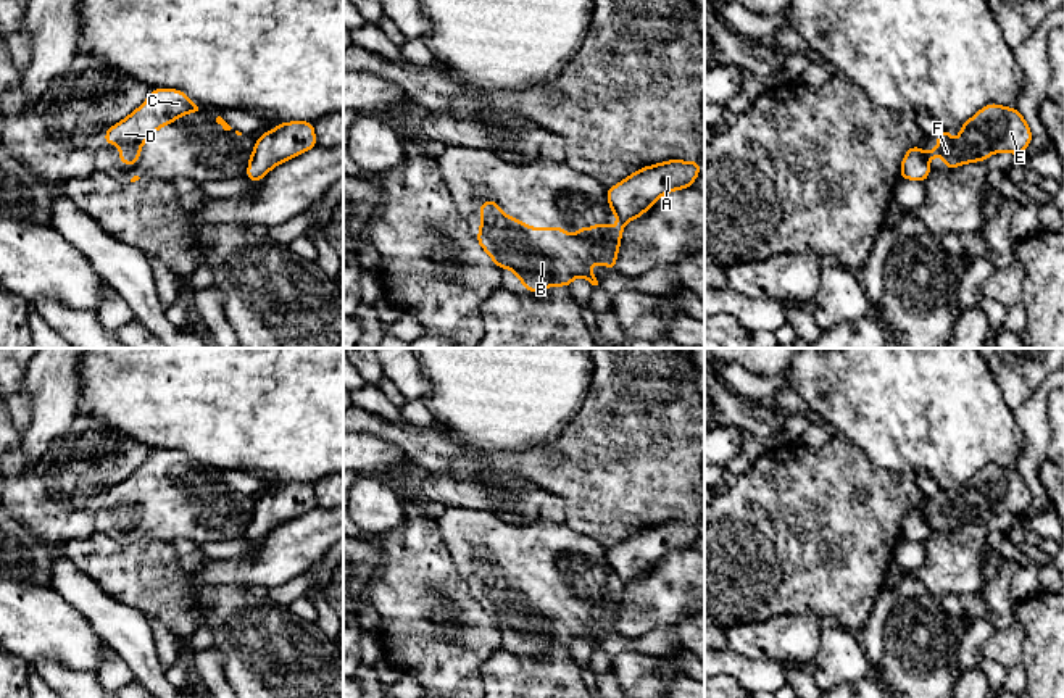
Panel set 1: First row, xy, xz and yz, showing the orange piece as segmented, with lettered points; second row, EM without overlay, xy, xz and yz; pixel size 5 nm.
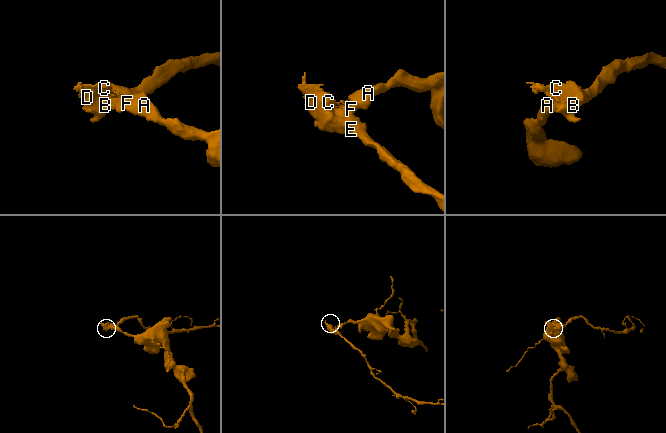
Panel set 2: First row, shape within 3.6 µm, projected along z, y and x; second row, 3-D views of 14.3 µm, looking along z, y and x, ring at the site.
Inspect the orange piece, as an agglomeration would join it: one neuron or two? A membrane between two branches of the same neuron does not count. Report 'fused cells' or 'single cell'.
fused cells

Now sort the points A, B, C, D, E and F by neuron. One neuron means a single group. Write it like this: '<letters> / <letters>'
A / B C D E F

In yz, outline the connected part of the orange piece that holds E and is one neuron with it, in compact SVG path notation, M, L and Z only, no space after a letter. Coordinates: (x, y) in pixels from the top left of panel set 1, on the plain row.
M990 464L964 484L956 503L951 493L943 490L937 500L938 508L924 513L924 519L930 522L933 517L941 517L945 530L953 530L959 526L985 522L1000 513L1020 516L1030 506L1032 493L1016 469Z

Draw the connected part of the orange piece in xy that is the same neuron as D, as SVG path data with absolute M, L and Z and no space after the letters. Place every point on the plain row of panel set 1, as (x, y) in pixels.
M153 450L150 458L127 479L105 492L105 505L119 506L121 526L137 526L140 508L161 488L187 474L202 474L187 455L176 450Z

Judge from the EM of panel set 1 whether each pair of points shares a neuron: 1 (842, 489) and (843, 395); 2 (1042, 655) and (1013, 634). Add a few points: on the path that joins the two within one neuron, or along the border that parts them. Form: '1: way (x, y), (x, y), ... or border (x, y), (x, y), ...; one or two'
1: border (839, 434), (853, 442), (871, 461); two
2: border (1016, 619), (1024, 634), (1022, 660), (1019, 663); two

